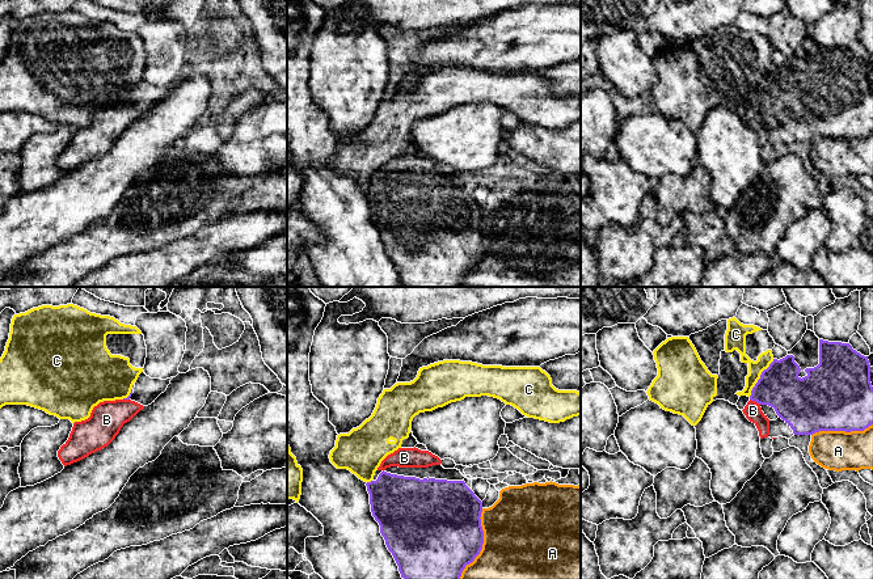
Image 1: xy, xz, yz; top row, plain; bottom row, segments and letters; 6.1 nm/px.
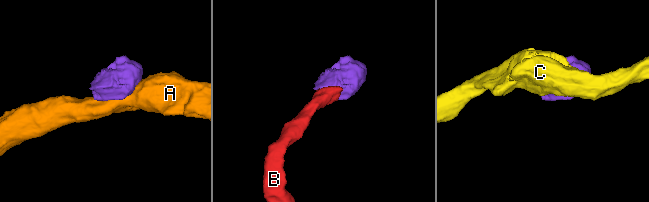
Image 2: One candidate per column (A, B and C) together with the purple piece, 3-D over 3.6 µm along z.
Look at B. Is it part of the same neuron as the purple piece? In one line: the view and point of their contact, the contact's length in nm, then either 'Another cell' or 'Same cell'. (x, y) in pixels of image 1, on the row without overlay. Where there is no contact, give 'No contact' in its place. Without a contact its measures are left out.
Touches purple at yz (755, 108). Shared border 80 nm. Same cell

